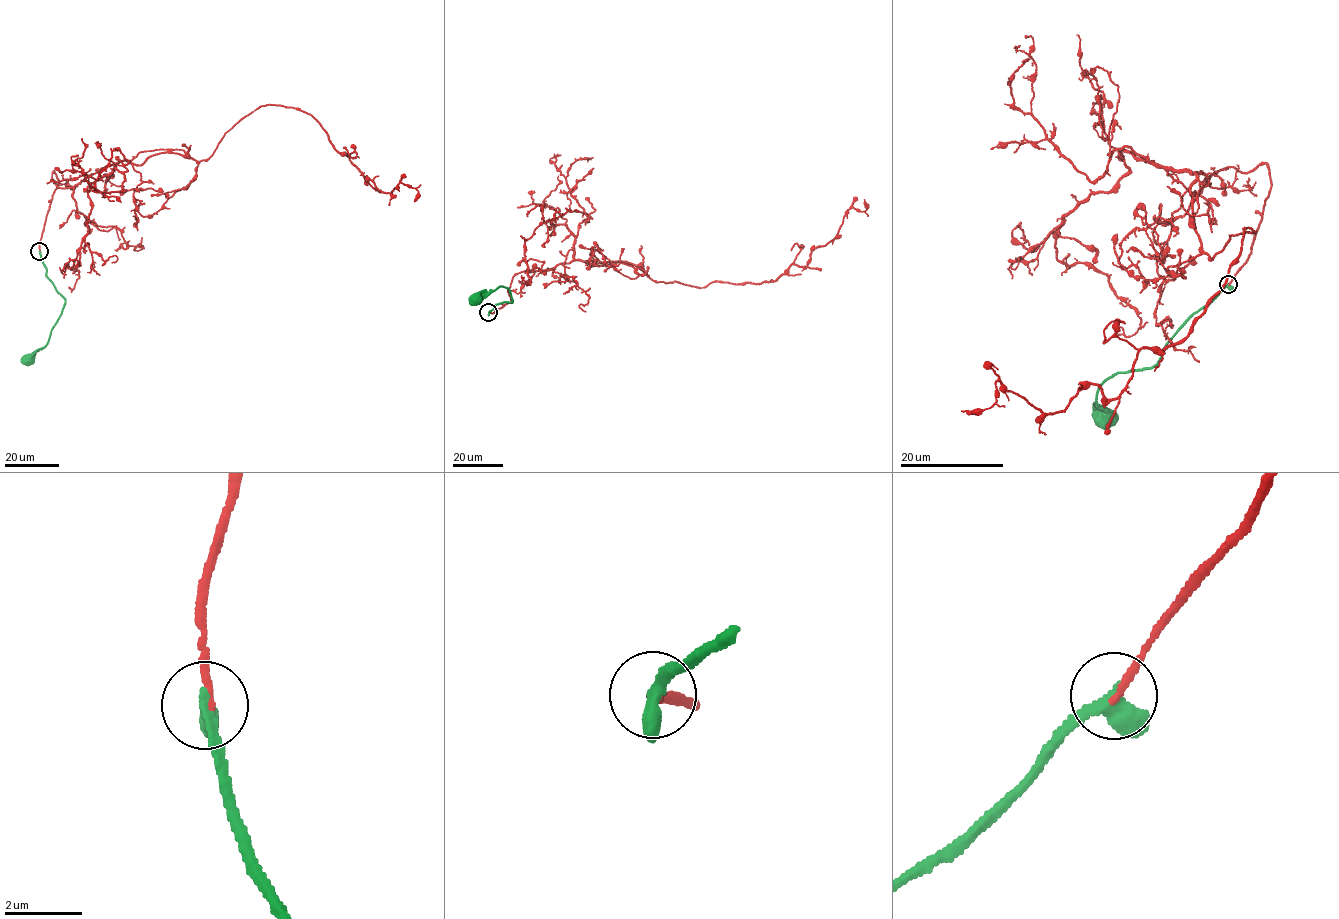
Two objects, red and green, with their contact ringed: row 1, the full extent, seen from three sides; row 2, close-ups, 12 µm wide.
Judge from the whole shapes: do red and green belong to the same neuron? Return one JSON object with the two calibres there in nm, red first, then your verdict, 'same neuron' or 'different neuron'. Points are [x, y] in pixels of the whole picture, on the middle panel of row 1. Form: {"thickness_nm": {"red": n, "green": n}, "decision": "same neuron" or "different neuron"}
{"thickness_nm": {"red": 170, "green": 500}, "decision": "same neuron"}

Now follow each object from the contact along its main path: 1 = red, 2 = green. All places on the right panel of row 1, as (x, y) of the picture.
1: (1229, 285), (1266, 163), (1196, 173), (1204, 252), (1255, 233), (1114, 399), (1048, 414), (997, 380), (962, 411)
2: (1229, 285), (1191, 315), (1151, 367), (1121, 372), (1103, 382), (1097, 400), (1105, 417)

